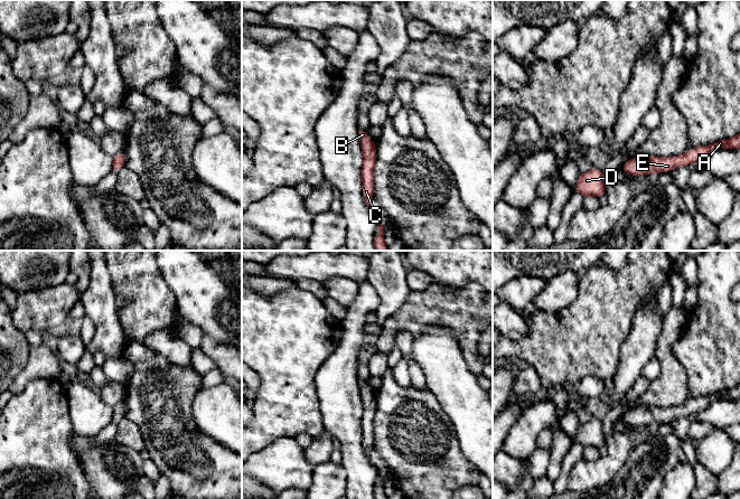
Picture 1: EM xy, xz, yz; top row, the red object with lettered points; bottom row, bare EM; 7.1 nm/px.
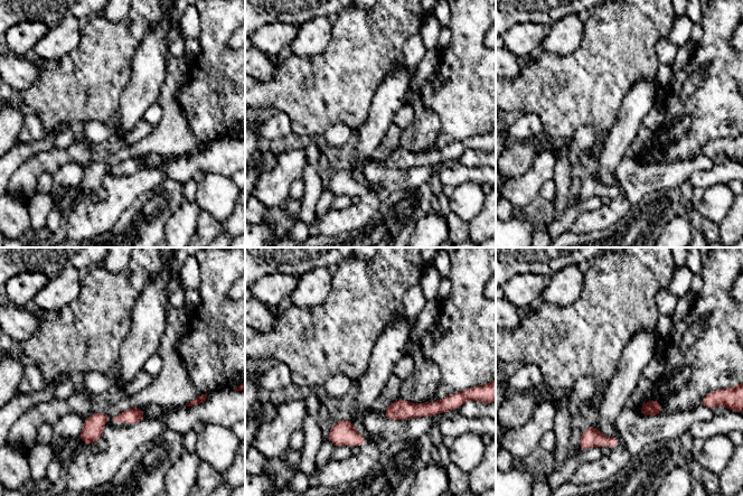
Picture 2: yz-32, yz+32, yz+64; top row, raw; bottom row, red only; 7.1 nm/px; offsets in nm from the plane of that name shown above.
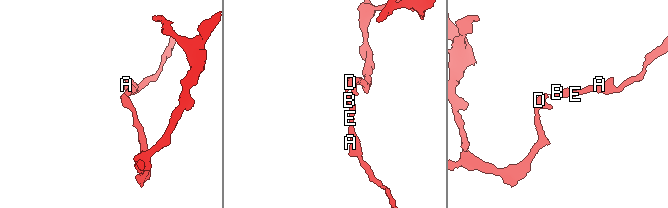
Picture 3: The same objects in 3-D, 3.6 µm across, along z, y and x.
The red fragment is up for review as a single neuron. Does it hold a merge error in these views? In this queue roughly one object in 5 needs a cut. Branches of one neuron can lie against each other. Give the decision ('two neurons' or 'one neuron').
one neuron

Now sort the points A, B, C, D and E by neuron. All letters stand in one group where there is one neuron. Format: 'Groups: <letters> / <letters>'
Groups: A B C D E

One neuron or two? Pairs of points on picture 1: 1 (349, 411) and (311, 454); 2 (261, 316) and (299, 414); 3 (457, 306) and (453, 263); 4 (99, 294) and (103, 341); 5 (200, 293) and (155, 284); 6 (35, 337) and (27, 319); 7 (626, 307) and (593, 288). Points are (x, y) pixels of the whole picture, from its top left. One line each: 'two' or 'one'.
1: two
2: one
3: two
4: one
5: two
6: two
7: one

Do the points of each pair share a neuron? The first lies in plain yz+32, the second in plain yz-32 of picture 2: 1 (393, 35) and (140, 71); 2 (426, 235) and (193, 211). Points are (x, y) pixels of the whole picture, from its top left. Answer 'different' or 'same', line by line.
1: different
2: same

